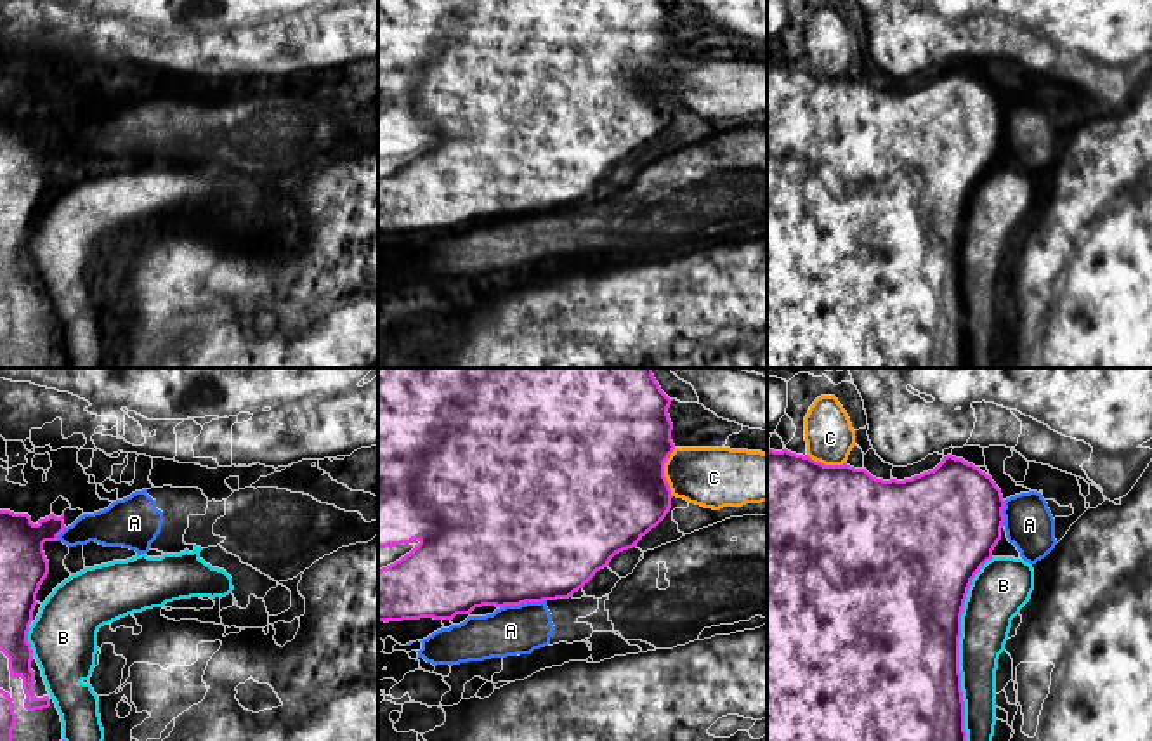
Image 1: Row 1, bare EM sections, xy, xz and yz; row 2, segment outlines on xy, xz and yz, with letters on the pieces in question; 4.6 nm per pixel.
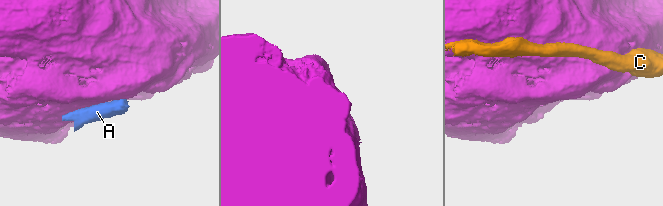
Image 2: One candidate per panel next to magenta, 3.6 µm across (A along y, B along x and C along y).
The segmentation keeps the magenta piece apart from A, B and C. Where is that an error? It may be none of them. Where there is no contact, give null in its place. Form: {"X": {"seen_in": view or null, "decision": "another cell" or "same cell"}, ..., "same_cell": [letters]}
{"A": {"seen_in": "xz", "decision": "another cell"}, "B": {"seen_in": "yz", "decision": "another cell"}, "C": {"seen_in": "xz", "decision": "another cell"}, "same_cell": []}

